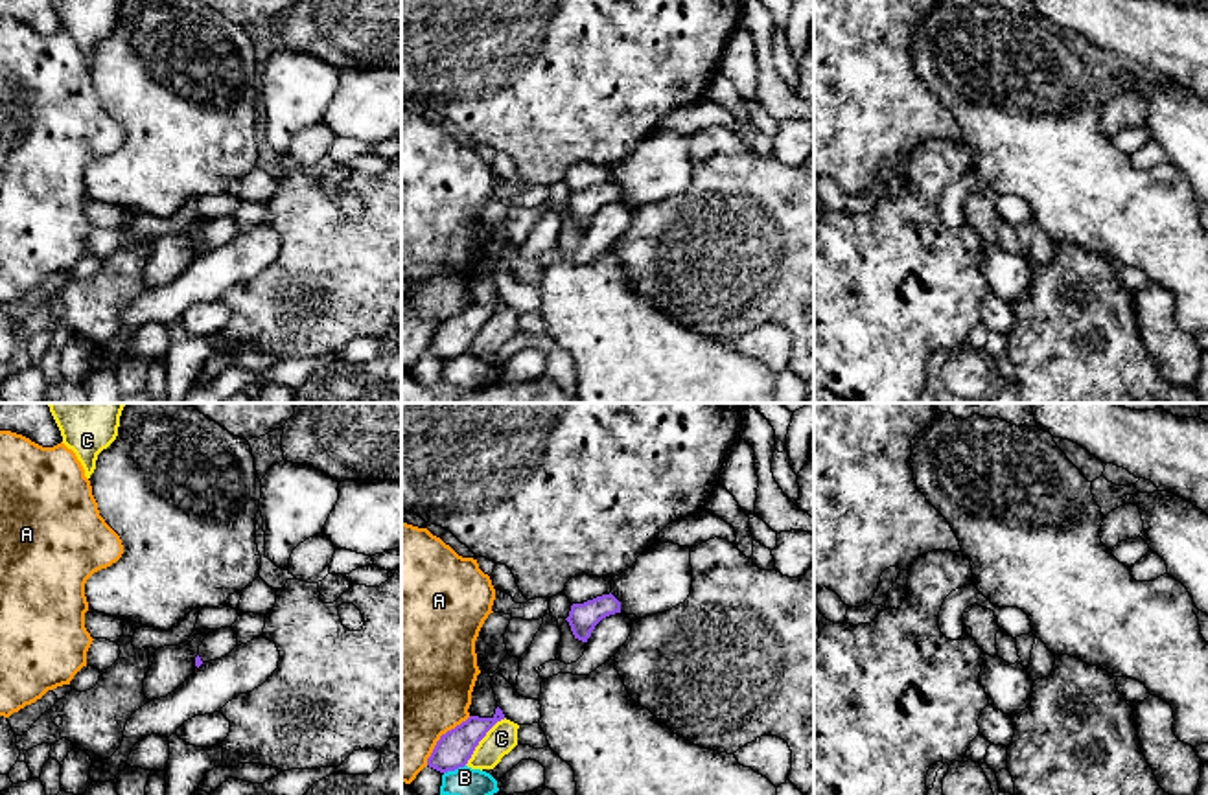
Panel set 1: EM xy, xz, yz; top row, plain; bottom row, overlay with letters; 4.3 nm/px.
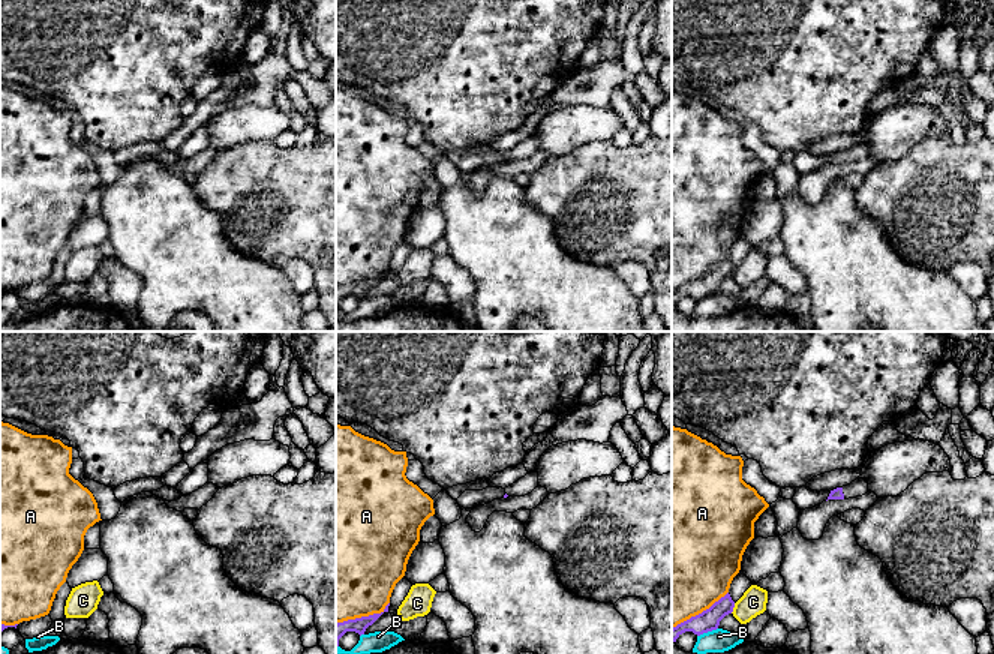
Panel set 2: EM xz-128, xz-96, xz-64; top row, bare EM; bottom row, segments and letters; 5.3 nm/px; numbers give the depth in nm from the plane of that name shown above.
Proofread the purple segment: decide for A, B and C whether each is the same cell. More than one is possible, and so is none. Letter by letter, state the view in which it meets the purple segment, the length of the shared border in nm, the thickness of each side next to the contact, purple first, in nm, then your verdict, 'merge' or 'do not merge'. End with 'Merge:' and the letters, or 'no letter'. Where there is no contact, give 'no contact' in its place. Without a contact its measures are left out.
A: xz | 300 nm | 160/500 nm | do not merge
B: xz | 100 nm | 160/140 nm | do not merge
C: xz | 280 nm | 160/140 nm | do not merge
Merge: no letter

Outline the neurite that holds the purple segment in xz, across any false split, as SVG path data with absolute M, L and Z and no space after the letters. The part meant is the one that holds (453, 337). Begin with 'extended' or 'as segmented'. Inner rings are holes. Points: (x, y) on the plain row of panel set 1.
as segmented | M499 294L492 305L470 304L466 309L440 324L427 346L427 353L440 361L464 355L479 329L501 307L505 307L505 302Z

